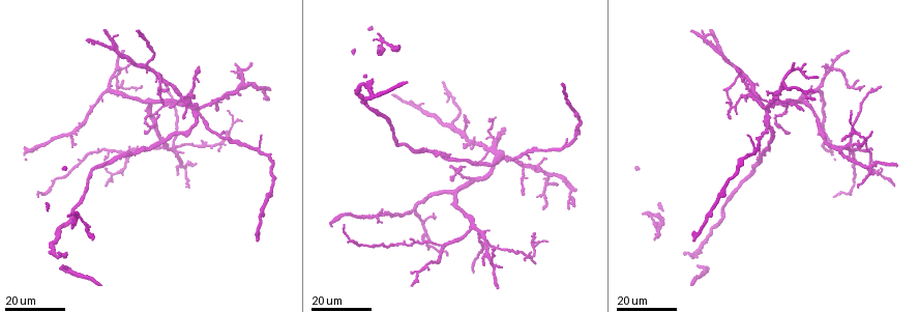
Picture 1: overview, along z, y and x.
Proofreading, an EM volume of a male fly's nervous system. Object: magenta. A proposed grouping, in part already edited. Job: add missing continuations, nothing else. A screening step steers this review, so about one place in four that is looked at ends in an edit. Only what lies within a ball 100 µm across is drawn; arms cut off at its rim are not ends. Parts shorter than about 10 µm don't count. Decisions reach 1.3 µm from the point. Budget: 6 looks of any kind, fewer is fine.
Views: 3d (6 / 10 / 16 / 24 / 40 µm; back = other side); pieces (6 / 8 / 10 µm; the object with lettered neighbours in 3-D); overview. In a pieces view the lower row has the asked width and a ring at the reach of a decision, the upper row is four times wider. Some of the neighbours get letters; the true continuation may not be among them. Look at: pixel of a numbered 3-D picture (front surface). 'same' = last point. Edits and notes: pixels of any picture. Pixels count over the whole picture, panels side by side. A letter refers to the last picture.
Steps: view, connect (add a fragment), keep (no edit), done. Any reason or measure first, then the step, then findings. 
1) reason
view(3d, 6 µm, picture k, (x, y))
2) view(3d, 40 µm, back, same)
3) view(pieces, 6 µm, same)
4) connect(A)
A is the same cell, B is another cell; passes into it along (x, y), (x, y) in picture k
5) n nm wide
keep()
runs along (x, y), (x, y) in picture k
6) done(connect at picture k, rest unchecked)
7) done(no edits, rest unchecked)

free end
view(3d, 16 µm, picture 1, (124, 80))

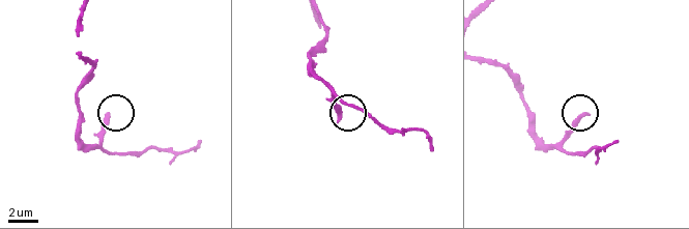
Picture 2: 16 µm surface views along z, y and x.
view(pieces, 10 µm, picture 2, (107, 115))

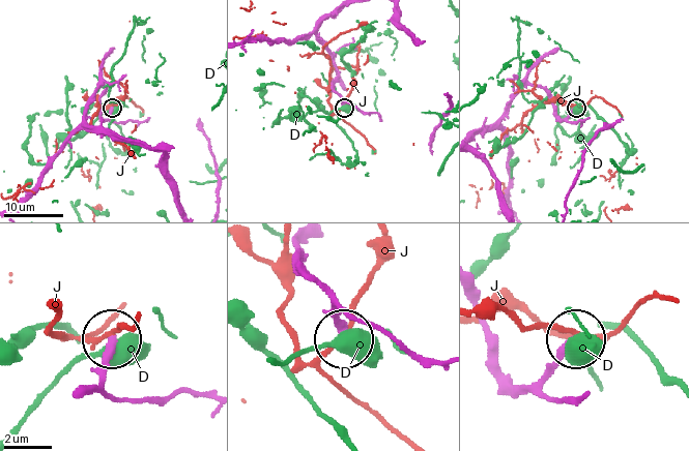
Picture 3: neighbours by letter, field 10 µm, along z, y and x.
keep()
D and J are other cells; none of them fits

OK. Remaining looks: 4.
free end
view(3d, 24 µm, picture 1, (521, 193))

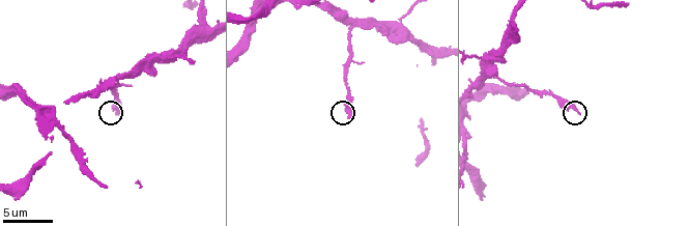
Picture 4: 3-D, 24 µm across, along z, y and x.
zoom in
view(3d, 6 µm, picture 4, (581, 113))

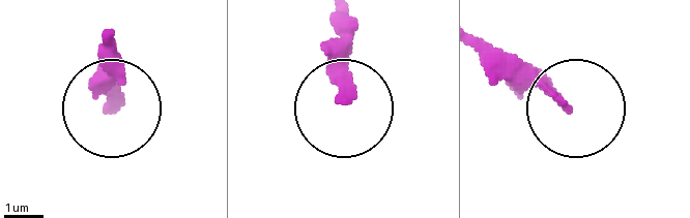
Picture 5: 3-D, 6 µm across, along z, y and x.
view(pieces, 8 µm, picture 5, (564, 108))

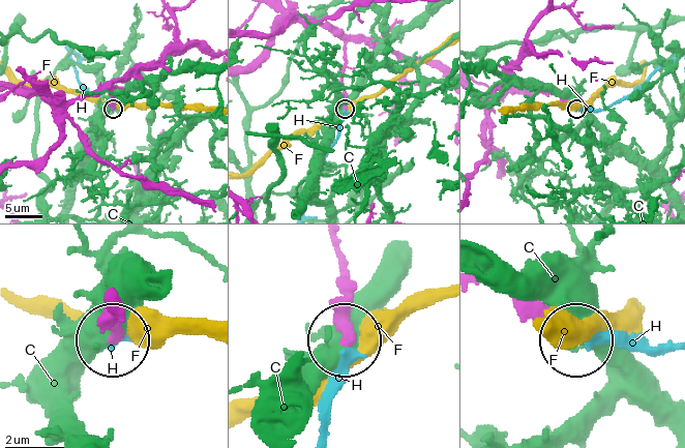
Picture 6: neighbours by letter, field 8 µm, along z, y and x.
connect(H)
H is the same cell, C and F are other cells; passes into it along (343, 267), (350, 368), (330, 406), (327, 436) in picture 6; the cell continues

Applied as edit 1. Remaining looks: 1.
done(connect at picture 6, rest unchecked)

